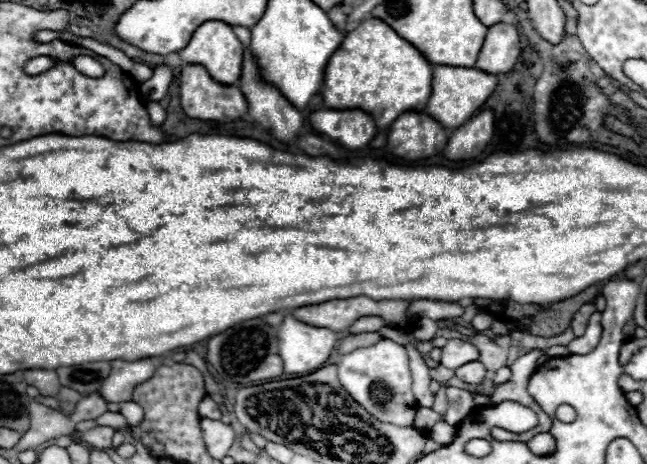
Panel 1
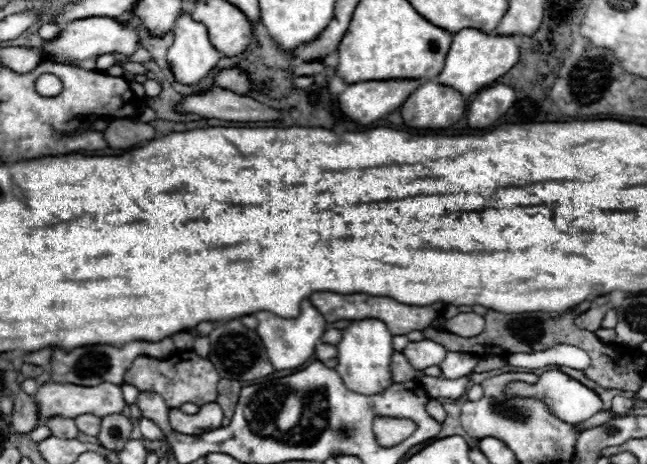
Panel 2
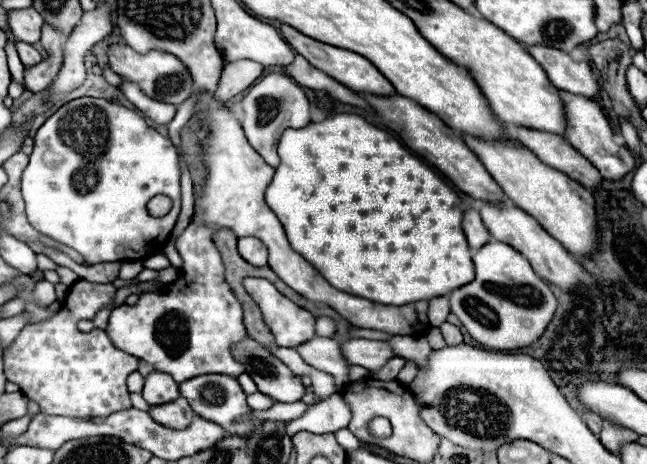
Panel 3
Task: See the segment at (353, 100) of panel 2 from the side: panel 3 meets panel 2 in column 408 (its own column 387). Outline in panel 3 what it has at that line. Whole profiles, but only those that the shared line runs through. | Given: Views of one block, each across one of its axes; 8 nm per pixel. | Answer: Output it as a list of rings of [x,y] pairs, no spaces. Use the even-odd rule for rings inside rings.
[[[282,24],[280,32],[282,32],[284,40],[286,40],[300,56],[308,58],[308,62],[312,62],[312,66],[316,66],[318,70],[324,70],[330,78],[342,82],[344,86],[348,86],[348,88],[352,88],[352,90],[358,90],[358,92],[372,92],[372,94],[380,94],[380,96],[390,96],[390,94],[396,92],[394,86],[392,86],[366,58],[362,58],[360,54],[350,52],[350,50],[336,48],[336,46],[328,46],[328,44],[318,42],[318,40],[312,40],[312,38],[308,38],[308,36],[300,34],[298,30],[294,30],[294,28],[288,26],[288,24]]]

